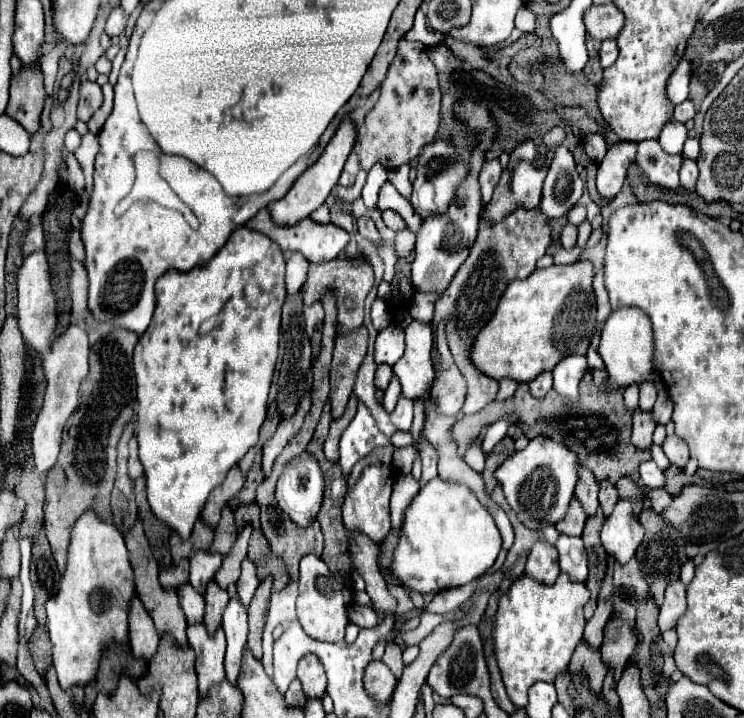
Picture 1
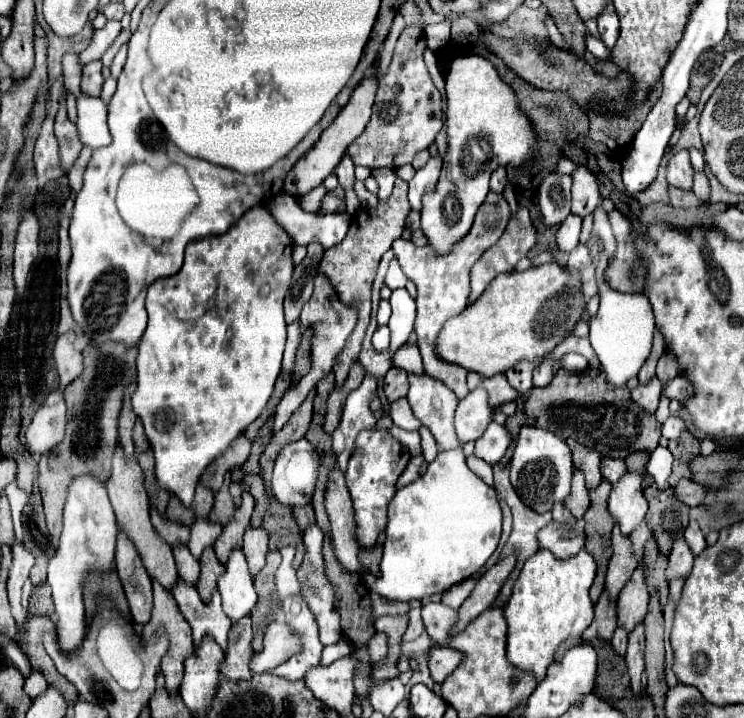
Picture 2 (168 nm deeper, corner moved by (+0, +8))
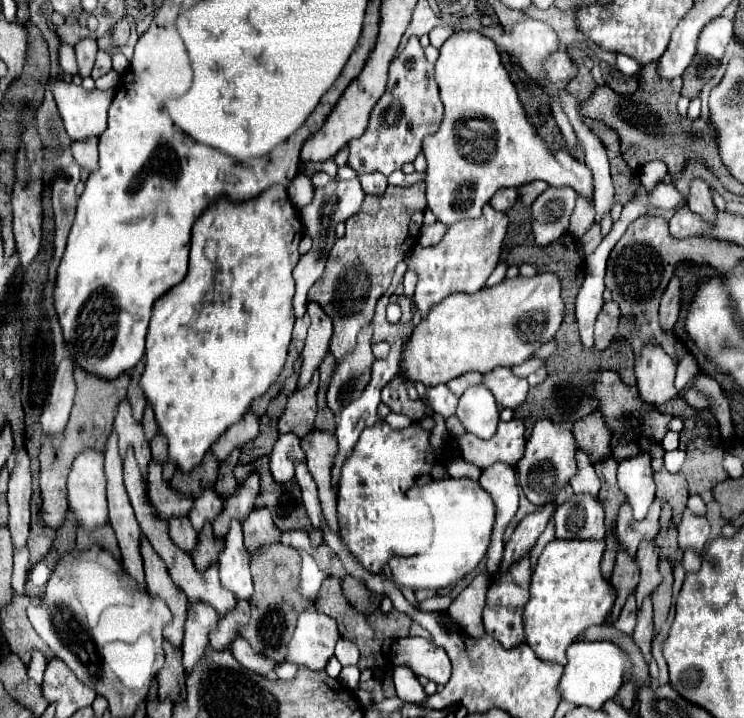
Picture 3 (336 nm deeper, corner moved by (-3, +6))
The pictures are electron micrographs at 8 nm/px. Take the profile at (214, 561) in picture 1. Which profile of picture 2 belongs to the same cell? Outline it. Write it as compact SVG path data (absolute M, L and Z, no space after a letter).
M198 517L192 523L192 533L190 533L190 541L188 541L188 547L190 547L192 555L200 557L202 551L204 551L204 547L212 545L218 539L220 531L222 531L220 523L212 523L210 519Z

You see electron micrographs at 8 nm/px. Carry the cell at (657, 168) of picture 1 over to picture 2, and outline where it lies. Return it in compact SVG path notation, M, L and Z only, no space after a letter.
M688 151L676 153L668 165L668 183L682 191L692 191L692 179L694 179L694 169L690 165Z

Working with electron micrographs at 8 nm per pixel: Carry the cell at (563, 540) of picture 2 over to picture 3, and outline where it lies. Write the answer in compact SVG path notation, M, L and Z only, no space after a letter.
M573 495L553 513L555 539L601 541L605 537L603 509L597 497Z

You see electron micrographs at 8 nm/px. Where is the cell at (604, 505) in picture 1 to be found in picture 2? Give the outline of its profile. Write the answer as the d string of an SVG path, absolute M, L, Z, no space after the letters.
M602 459L602 475L614 485L624 473L626 473L626 465L624 459Z

